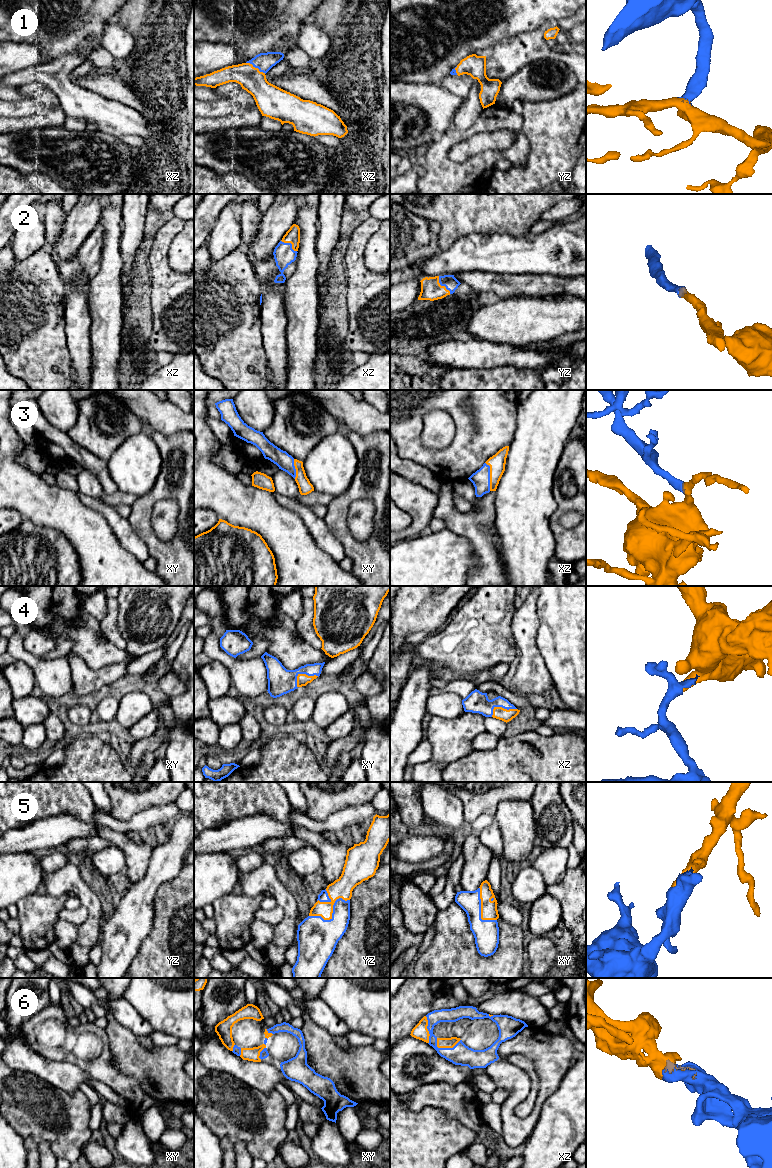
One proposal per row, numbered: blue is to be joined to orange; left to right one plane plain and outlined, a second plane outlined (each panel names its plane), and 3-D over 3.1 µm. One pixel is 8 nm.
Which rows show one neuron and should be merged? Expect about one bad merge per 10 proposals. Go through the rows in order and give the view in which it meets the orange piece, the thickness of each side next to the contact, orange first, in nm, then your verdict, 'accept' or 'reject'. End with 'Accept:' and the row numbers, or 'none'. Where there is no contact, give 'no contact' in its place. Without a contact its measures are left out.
1: contact in xz; calibres 220 and 150 nm; accept
2: contact in yz; calibres 160 and 110 nm; accept
3: contact in xz; calibres 130 and 140 nm; accept
4: contact in xy; calibres 100 and 220 nm; accept
5: contact in yz; calibres 160 and 320 nm; accept
6: contact in xz; calibres 80 and 170 nm; accept
Accept: 1, 2, 3, 4, 5, 6

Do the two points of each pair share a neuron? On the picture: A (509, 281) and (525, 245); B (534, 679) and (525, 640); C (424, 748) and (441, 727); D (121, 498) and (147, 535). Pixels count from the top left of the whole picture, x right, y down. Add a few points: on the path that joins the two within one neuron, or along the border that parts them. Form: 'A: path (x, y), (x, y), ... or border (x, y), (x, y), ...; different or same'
A: border (489, 272), (535, 275); different
B: path (532, 669), (528, 650); same
C: border (427, 740), (430, 744), (431, 759); different
D: border (138, 497), (131, 506); different

